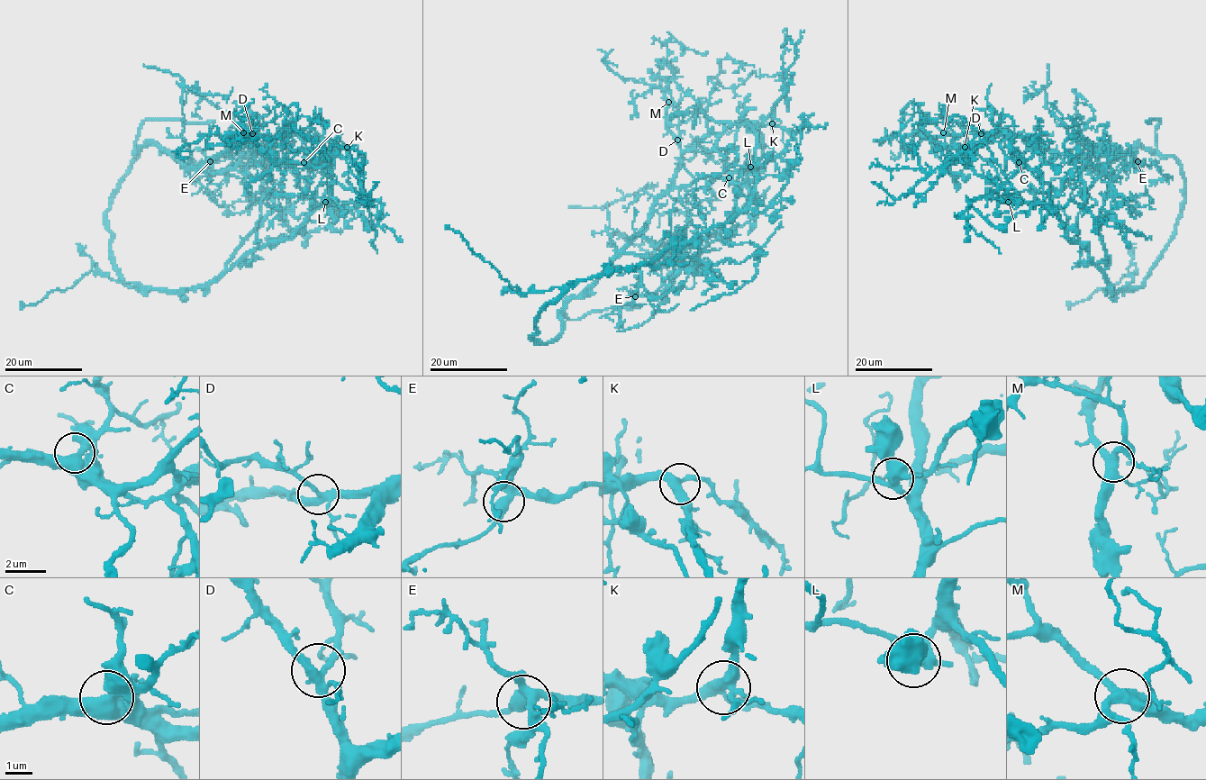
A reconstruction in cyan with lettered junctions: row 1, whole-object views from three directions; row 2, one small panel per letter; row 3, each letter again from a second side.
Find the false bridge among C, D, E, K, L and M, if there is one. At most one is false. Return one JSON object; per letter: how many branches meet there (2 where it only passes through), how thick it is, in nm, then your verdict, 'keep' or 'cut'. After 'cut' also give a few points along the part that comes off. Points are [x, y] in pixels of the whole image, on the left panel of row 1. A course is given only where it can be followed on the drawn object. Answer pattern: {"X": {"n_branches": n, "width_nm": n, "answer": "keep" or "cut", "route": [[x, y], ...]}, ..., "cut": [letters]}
{"C": {"n_branches": 4, "width_nm": 460, "answer": "keep"}, "D": {"n_branches": 4, "width_nm": 320, "answer": "keep"}, "E": {"n_branches": 4, "width_nm": 380, "answer": "keep"}, "K": {"n_branches": 4, "width_nm": 360, "answer": "keep"}, "L": {"n_branches": 4, "width_nm": 440, "answer": "keep"}, "M": {"n_branches": 4, "width_nm": 400, "answer": "keep"}, "cut": []}

